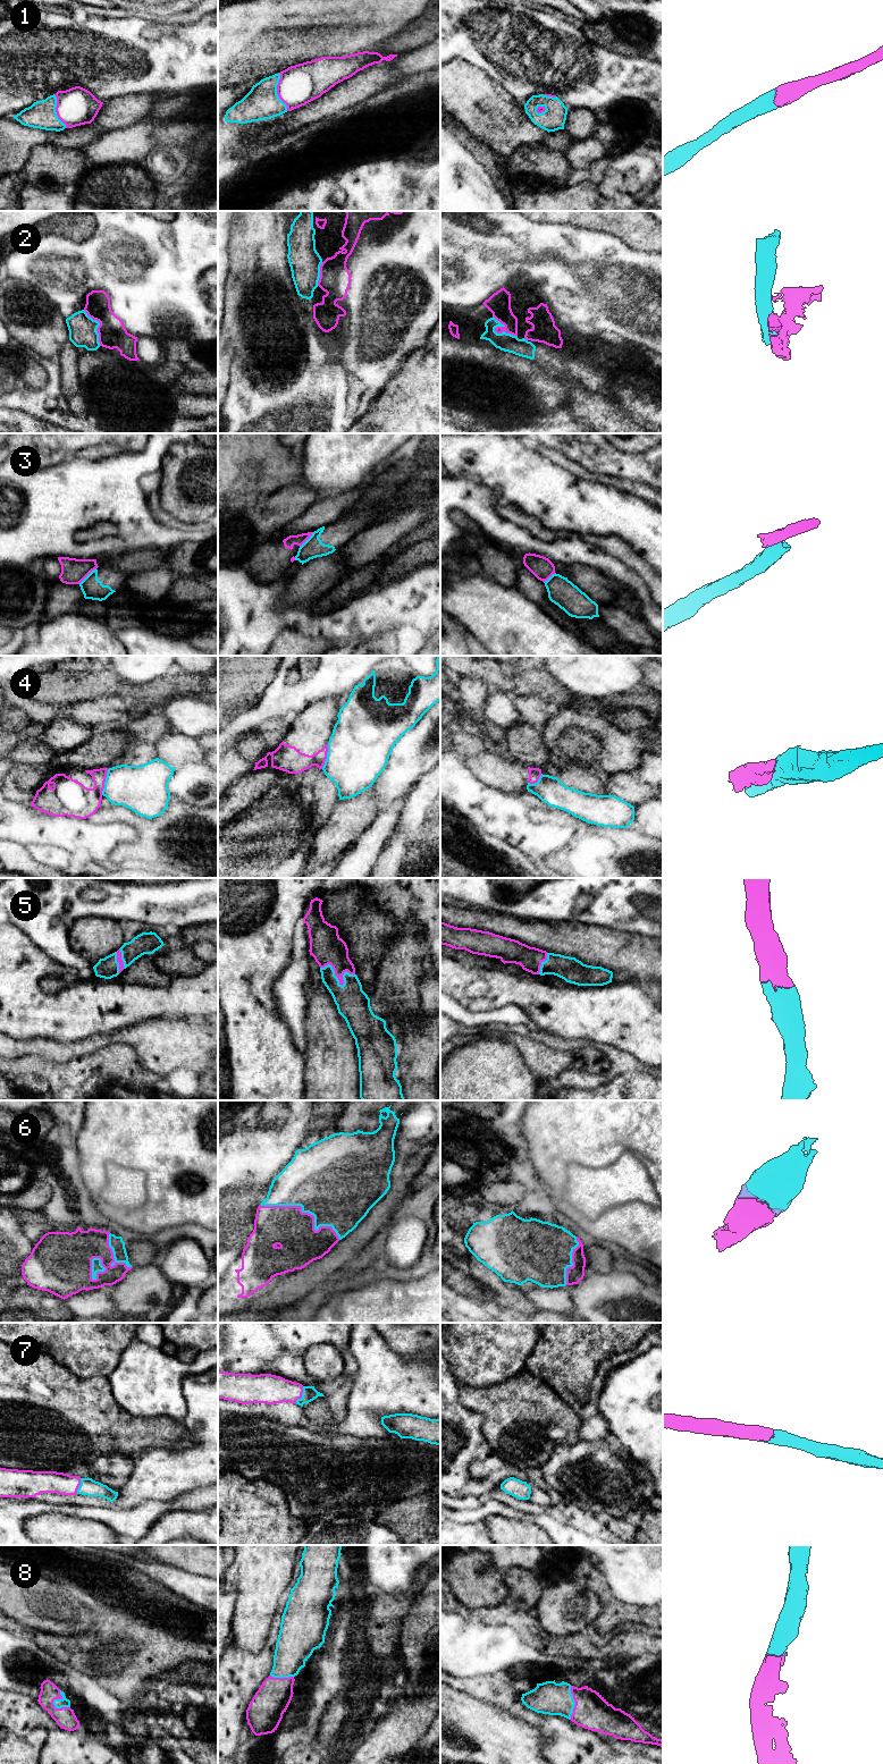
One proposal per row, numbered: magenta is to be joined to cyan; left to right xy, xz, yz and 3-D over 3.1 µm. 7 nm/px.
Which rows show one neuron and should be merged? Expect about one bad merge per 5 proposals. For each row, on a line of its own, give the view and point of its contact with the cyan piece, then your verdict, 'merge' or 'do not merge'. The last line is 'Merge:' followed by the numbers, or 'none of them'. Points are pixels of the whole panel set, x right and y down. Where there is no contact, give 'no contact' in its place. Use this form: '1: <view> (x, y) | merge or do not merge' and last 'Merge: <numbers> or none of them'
1: xz (276, 92) | merge
2: yz (496, 332) | merge
3: xy (87, 575) | do not merge
4: xy (104, 782) | do not merge
5: xz (338, 981) | merge
6: xz (307, 1212) | merge
7: xz (302, 1395) | merge
8: xy (53, 1704) | merge
Merge: 1, 2, 5, 6, 7, 8

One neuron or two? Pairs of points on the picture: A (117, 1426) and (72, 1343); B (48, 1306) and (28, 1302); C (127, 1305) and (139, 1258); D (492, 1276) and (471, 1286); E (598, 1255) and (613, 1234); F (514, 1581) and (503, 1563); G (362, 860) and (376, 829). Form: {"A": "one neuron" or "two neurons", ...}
{"A": "two neurons", "B": "one neuron", "C": "two neurons", "D": "two neurons", "E": "two neurons", "F": "two neurons", "G": "one neuron"}

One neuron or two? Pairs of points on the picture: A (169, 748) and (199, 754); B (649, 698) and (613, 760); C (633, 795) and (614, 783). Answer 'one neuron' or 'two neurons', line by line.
A: one neuron
B: two neurons
C: one neuron

